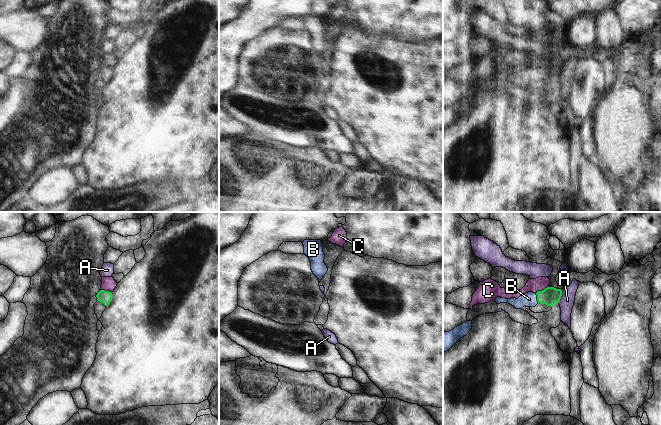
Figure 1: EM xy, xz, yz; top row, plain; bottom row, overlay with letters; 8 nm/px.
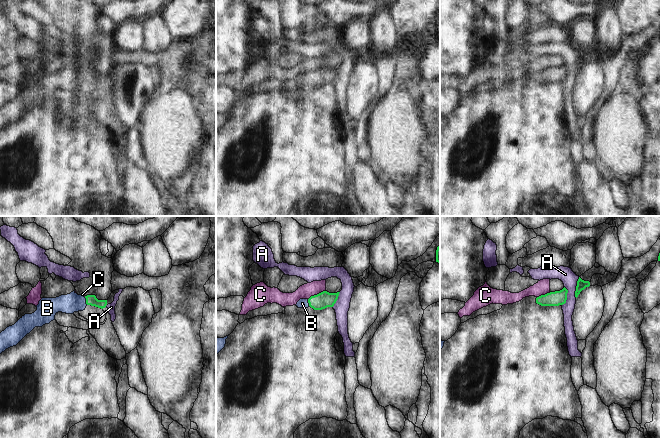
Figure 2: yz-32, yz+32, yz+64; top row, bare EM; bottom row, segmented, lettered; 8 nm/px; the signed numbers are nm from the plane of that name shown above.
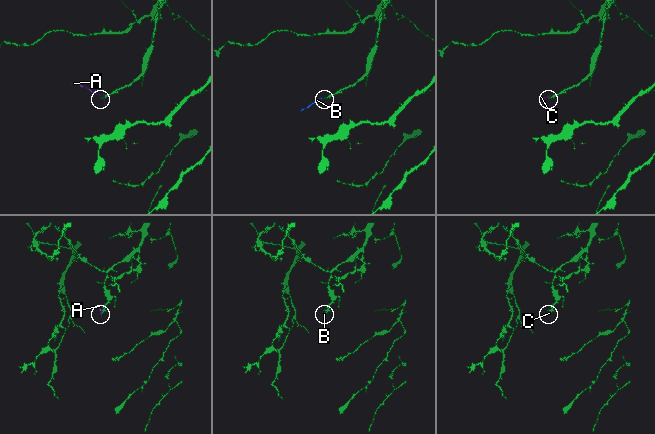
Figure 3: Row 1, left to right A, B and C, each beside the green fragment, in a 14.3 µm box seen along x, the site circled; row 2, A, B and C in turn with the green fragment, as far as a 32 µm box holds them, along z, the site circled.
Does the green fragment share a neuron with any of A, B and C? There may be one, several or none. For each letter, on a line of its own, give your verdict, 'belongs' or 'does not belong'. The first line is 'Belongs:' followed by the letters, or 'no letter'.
Belongs: B
A: does not belong
B: belongs
C: does not belong

